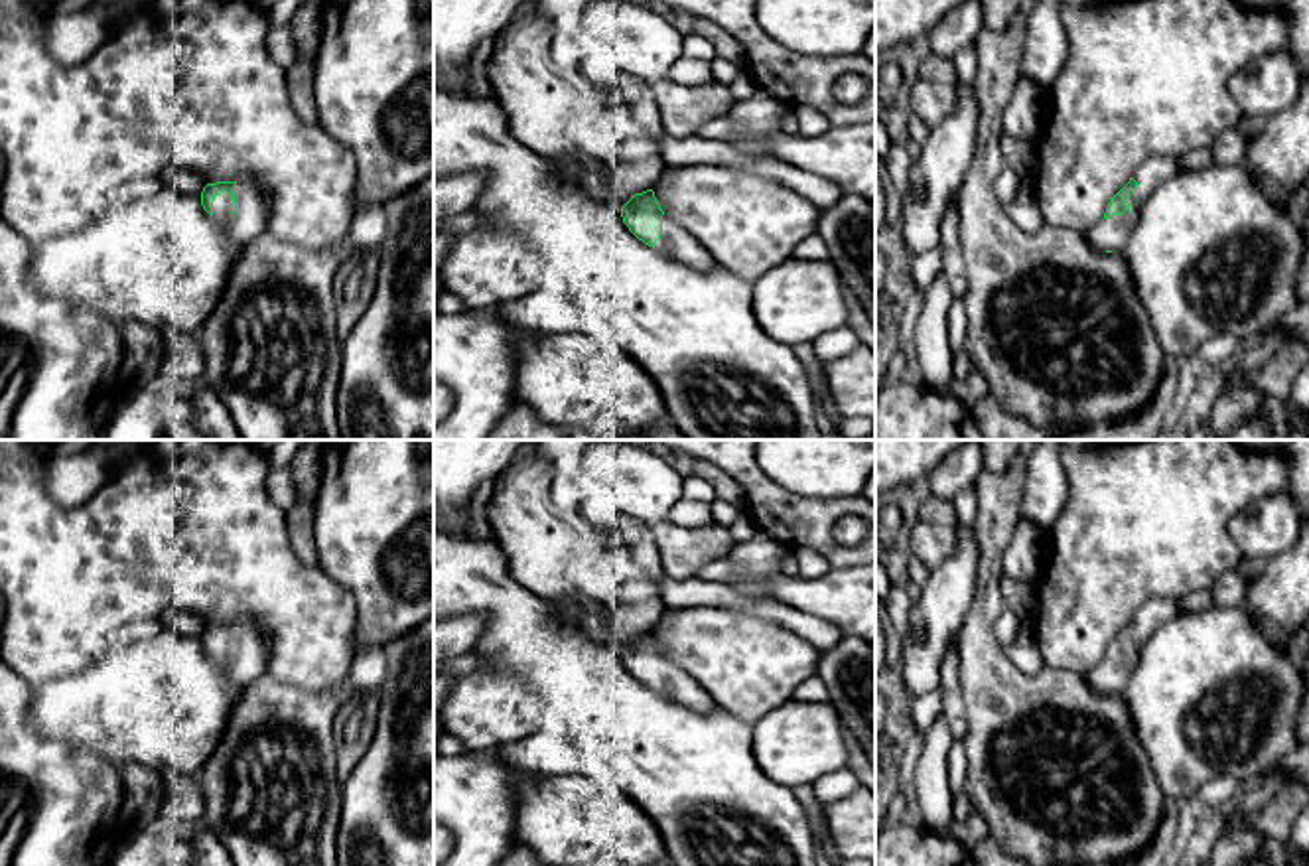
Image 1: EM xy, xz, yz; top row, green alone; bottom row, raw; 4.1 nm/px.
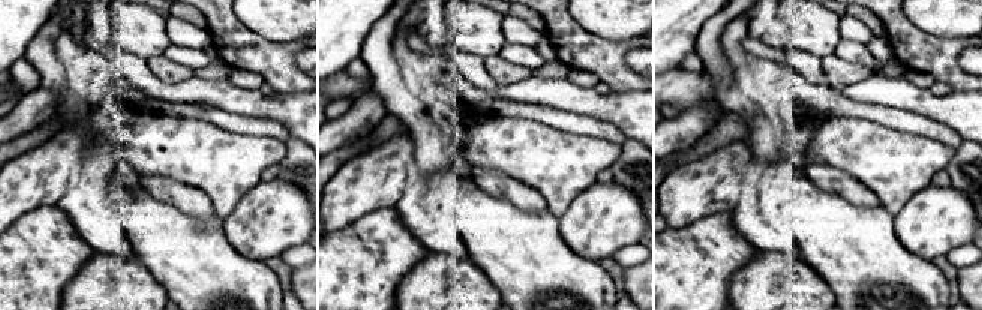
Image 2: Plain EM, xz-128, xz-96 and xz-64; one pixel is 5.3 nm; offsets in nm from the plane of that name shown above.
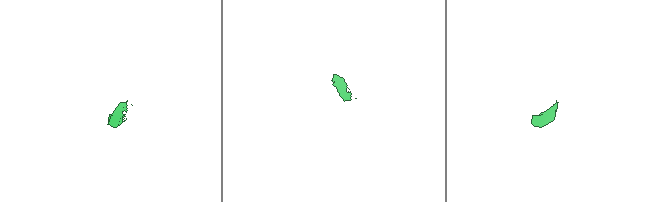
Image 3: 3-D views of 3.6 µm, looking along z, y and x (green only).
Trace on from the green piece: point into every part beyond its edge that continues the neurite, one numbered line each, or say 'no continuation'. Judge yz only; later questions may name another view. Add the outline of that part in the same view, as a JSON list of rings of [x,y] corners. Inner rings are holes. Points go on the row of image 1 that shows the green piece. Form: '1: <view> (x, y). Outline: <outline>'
1: yz (1112, 233). Outline: [[[1155,156],[1141,162],[1132,176],[1137,181],[1136,191],[1128,197],[1132,207],[1124,215],[1102,219],[1094,229],[1086,231],[1084,237],[1090,245],[1098,251],[1124,251],[1149,193],[1179,172],[1177,156]]]

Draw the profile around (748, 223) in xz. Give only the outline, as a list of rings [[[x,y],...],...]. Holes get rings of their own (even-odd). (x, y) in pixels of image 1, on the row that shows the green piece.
[[[731,166],[666,168],[653,191],[718,264],[749,282],[791,258],[822,215],[783,183]]]

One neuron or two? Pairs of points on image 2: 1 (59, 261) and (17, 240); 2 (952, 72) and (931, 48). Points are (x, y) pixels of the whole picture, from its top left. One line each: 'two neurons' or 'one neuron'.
1: one neuron
2: one neuron

